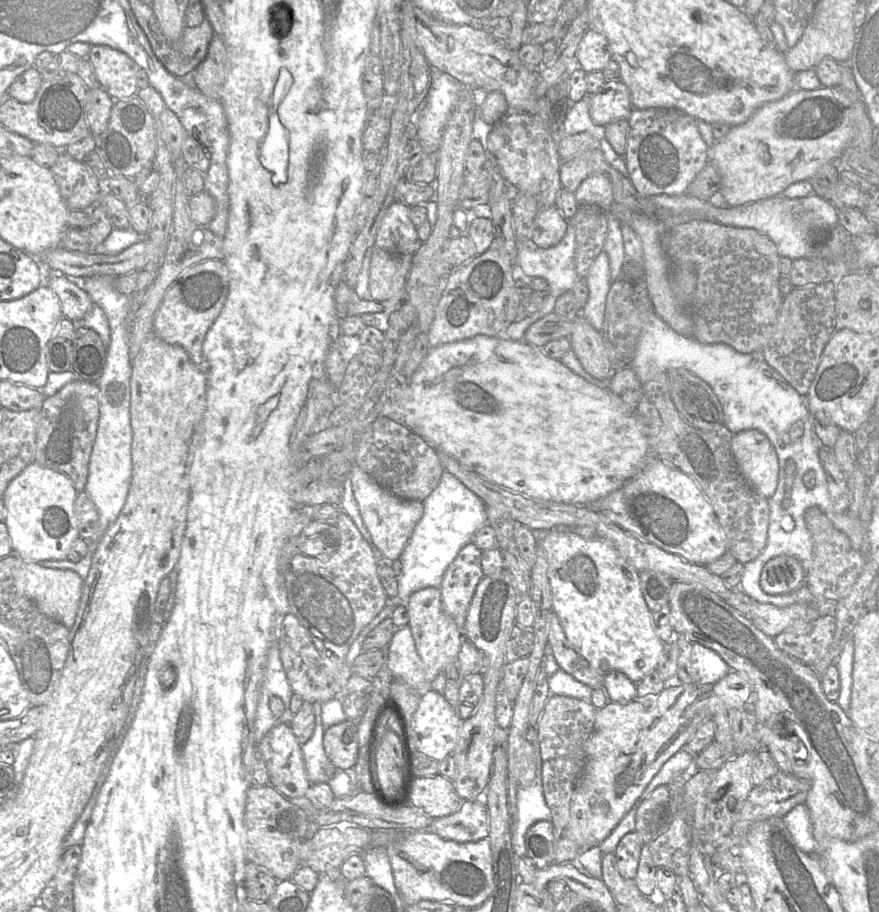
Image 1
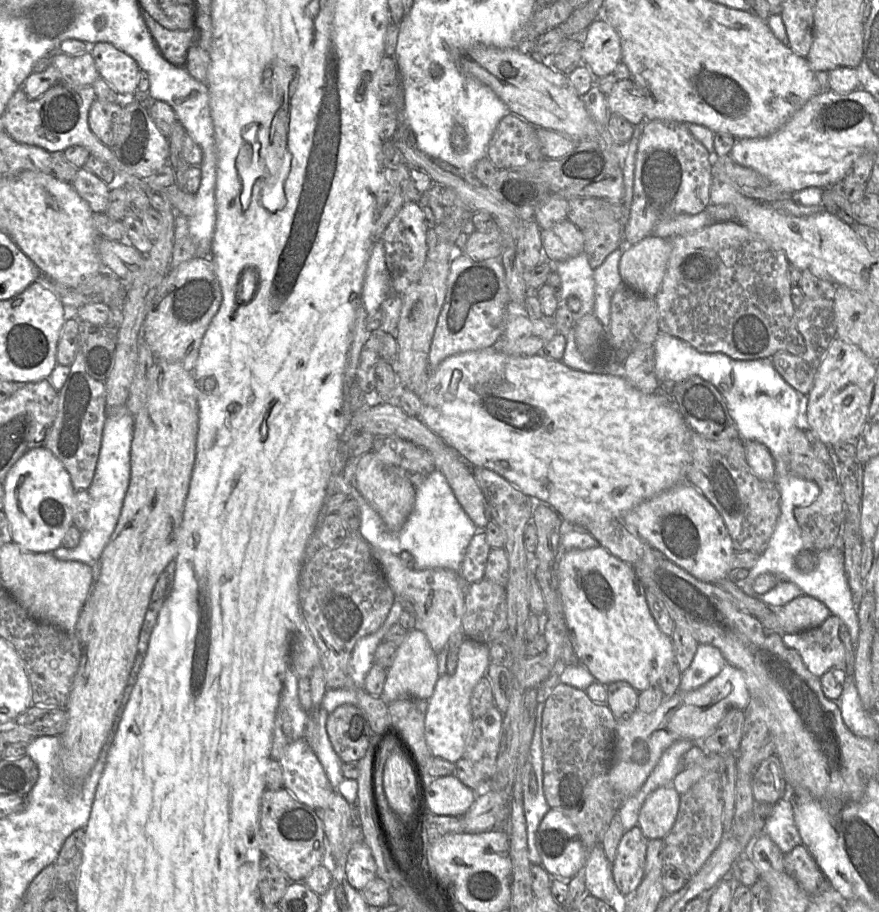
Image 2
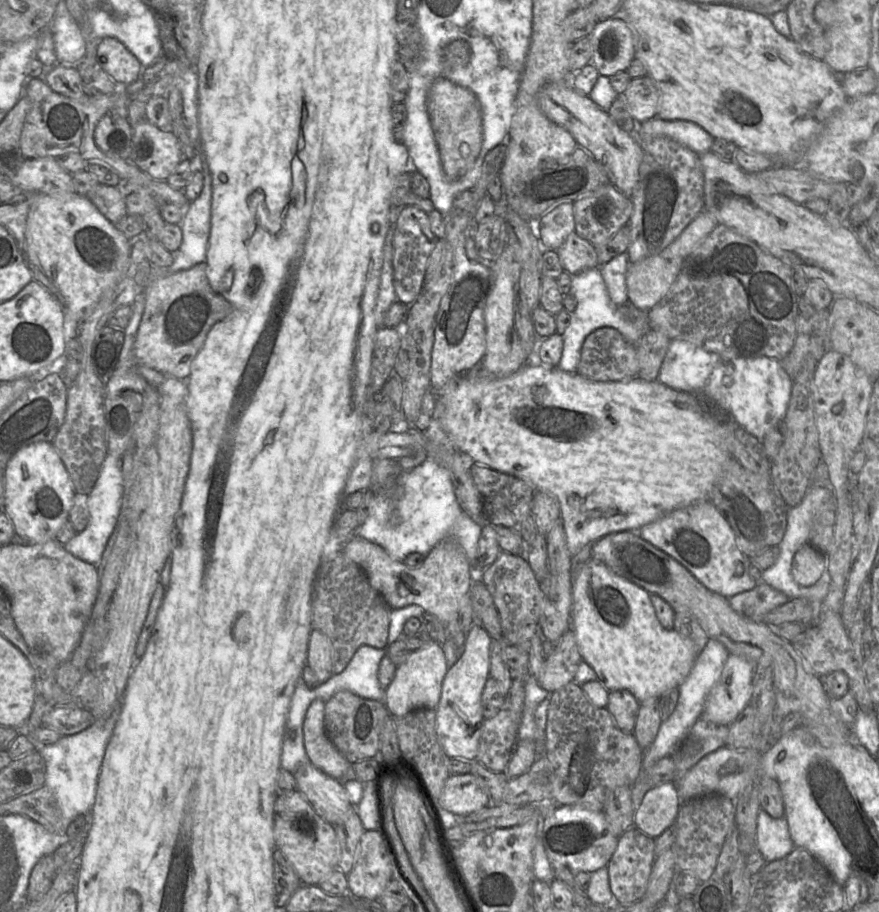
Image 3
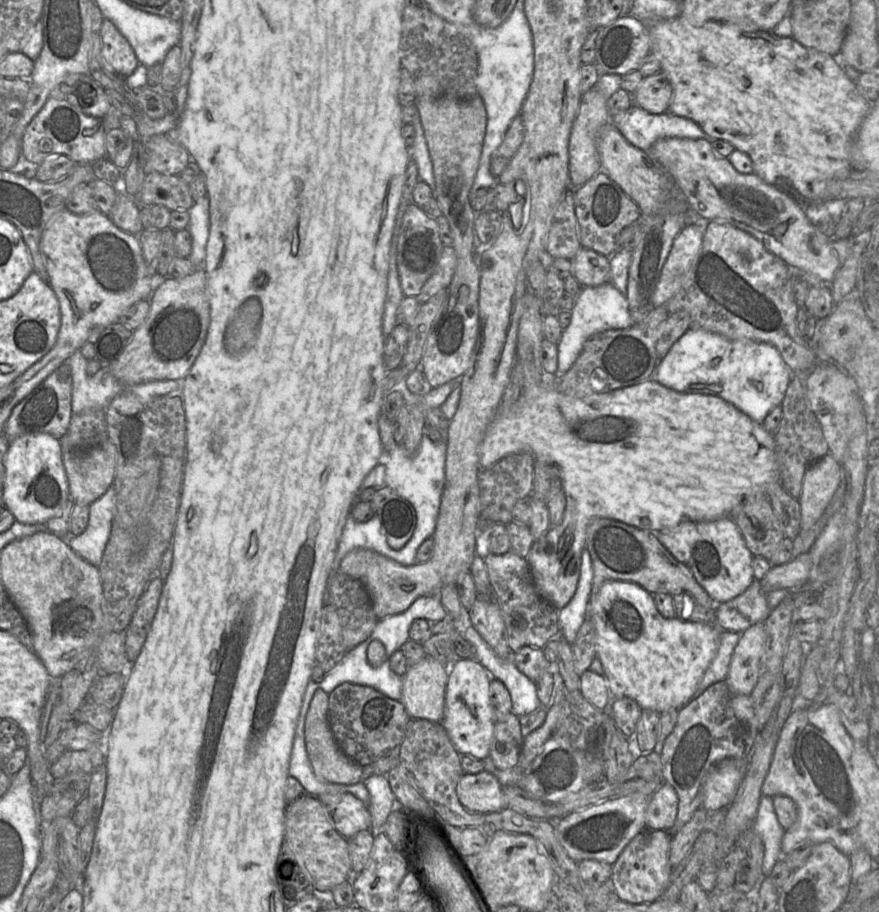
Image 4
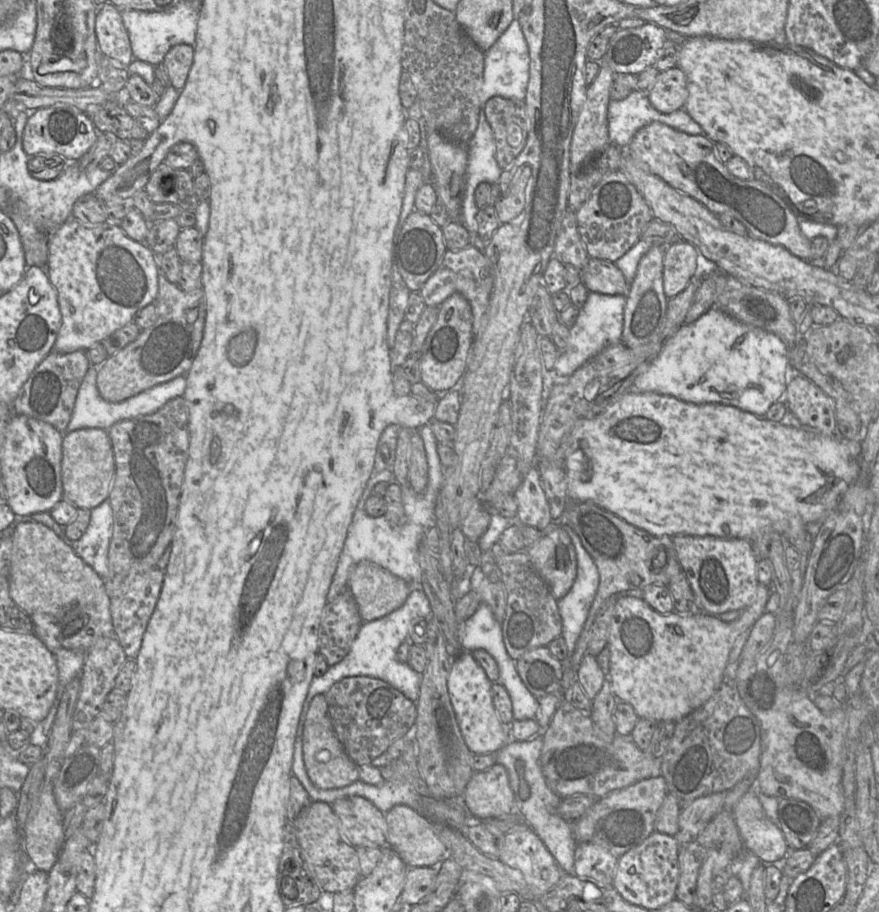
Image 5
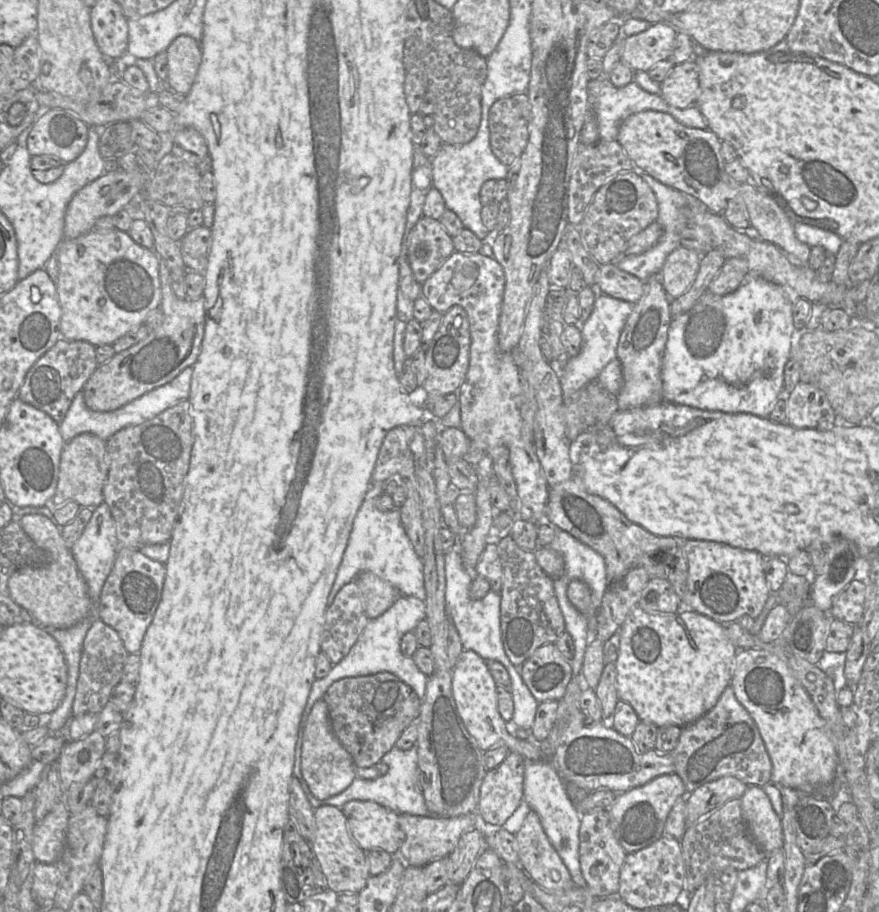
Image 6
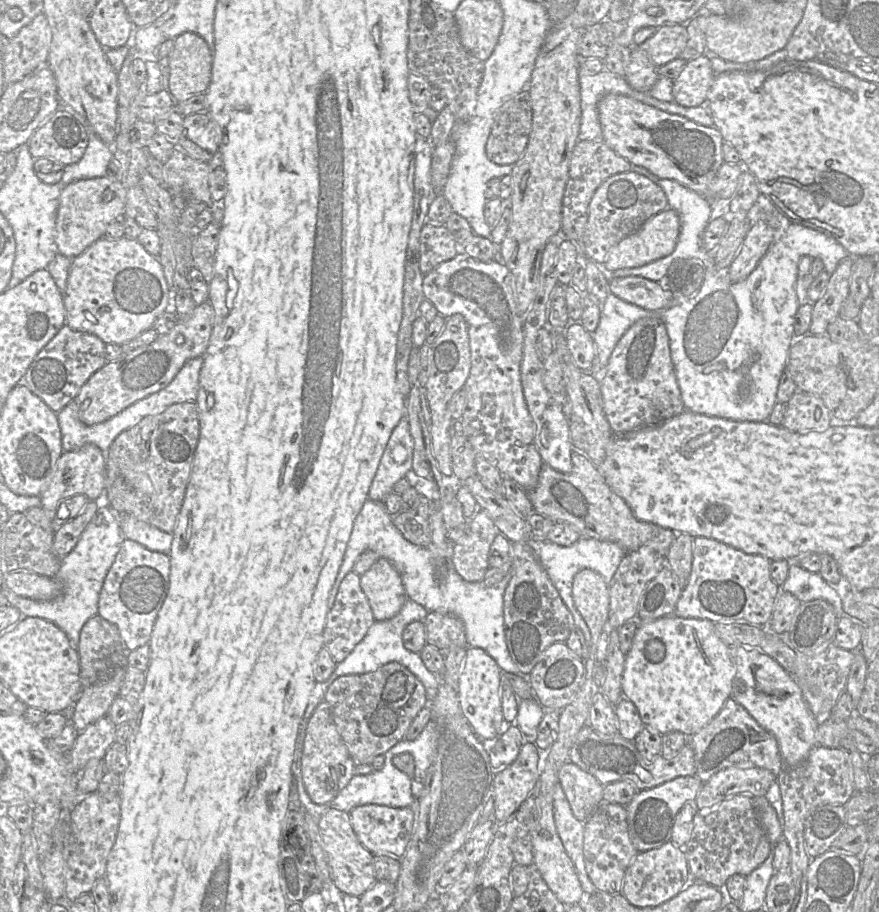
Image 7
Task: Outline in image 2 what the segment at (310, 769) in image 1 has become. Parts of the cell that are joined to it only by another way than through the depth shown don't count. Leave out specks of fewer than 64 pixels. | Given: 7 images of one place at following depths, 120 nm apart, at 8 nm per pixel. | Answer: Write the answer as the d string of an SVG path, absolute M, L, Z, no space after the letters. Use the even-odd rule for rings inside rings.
M322 701L318 710L318 725L317 742L313 751L324 768L326 776L331 786L336 789L344 780L341 772L342 761L334 751L326 731L328 712L324 708Z

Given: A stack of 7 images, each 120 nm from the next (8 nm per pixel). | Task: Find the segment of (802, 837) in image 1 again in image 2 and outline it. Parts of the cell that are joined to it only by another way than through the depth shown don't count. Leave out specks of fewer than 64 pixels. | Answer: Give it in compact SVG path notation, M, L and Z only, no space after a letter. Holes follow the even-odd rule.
M791 796L782 798L770 810L763 832L784 854L802 845L799 831L794 821L793 800Z

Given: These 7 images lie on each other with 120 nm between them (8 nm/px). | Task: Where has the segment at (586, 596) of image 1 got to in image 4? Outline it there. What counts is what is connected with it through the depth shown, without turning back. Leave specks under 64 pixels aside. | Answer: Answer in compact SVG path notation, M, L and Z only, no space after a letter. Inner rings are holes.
M606 581L595 596L590 594L588 616L592 620L596 632L596 657L603 666L604 678L607 681L608 689L612 697L629 697L635 700L642 710L654 710L659 713L673 708L680 709L694 697L707 668L717 653L719 638L722 631L717 625L709 625L700 622L686 622L679 620L676 617L670 619L664 618L659 613L652 594L639 585L626 581Z

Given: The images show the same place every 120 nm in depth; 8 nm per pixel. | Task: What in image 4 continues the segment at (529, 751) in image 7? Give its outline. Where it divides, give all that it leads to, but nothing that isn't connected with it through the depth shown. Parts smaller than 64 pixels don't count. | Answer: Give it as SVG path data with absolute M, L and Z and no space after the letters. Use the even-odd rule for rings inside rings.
M485 770L477 774L463 773L456 787L462 806L470 812L491 813L506 807L499 780Z

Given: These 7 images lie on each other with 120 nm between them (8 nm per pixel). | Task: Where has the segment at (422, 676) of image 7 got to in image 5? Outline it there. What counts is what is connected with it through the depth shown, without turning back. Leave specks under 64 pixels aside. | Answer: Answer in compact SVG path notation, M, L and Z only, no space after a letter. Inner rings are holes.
M412 587L405 603L392 613L378 620L363 622L348 654L339 663L329 666L327 672L320 677L314 676L310 684L298 723L297 733L302 734L307 709L312 698L318 694L325 694L337 682L346 677L369 676L381 679L399 690L413 702L420 694L421 676L409 664L397 659L399 646L409 640L409 628L416 619L428 619L432 615L430 602L421 587Z

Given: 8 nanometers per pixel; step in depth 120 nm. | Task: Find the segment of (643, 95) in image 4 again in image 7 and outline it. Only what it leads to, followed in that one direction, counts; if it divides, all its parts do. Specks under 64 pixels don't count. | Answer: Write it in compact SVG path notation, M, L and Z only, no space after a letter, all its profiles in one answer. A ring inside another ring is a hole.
M709 53L687 61L679 76L673 80L673 101L685 107L706 106L714 78Z

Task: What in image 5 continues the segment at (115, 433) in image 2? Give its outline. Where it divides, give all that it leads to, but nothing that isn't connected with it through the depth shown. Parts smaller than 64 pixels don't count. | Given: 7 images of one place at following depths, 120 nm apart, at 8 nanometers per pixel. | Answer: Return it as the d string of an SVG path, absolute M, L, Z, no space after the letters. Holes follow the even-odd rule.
M109 500L91 509L84 534L72 541L72 549L101 578L109 576L108 551L113 535L113 511Z

